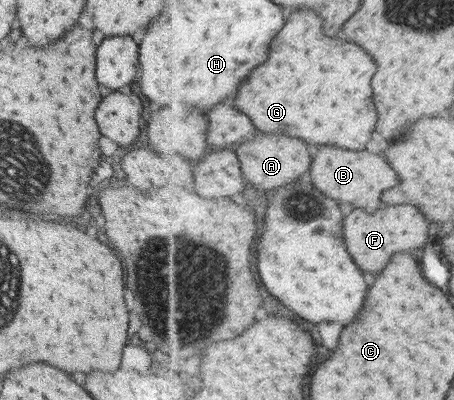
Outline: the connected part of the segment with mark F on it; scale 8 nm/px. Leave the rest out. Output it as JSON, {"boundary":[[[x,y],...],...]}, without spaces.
{"boundary":[[[416,205],[383,206],[376,213],[368,213],[361,207],[353,207],[344,220],[344,233],[348,251],[352,253],[360,269],[380,275],[396,253],[414,252],[420,247],[427,246],[430,241],[430,221]]]}

